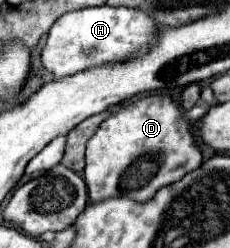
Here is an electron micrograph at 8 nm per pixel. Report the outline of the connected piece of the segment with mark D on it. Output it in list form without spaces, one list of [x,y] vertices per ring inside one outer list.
[[[149,95],[137,101],[131,101],[129,105],[113,105],[109,107],[111,115],[101,123],[93,139],[87,143],[87,167],[85,167],[85,183],[89,189],[89,199],[107,199],[107,197],[133,197],[137,201],[151,199],[157,189],[179,181],[185,173],[197,169],[203,161],[201,147],[195,141],[193,135],[193,123],[185,121],[185,109],[173,101],[169,95]]]

